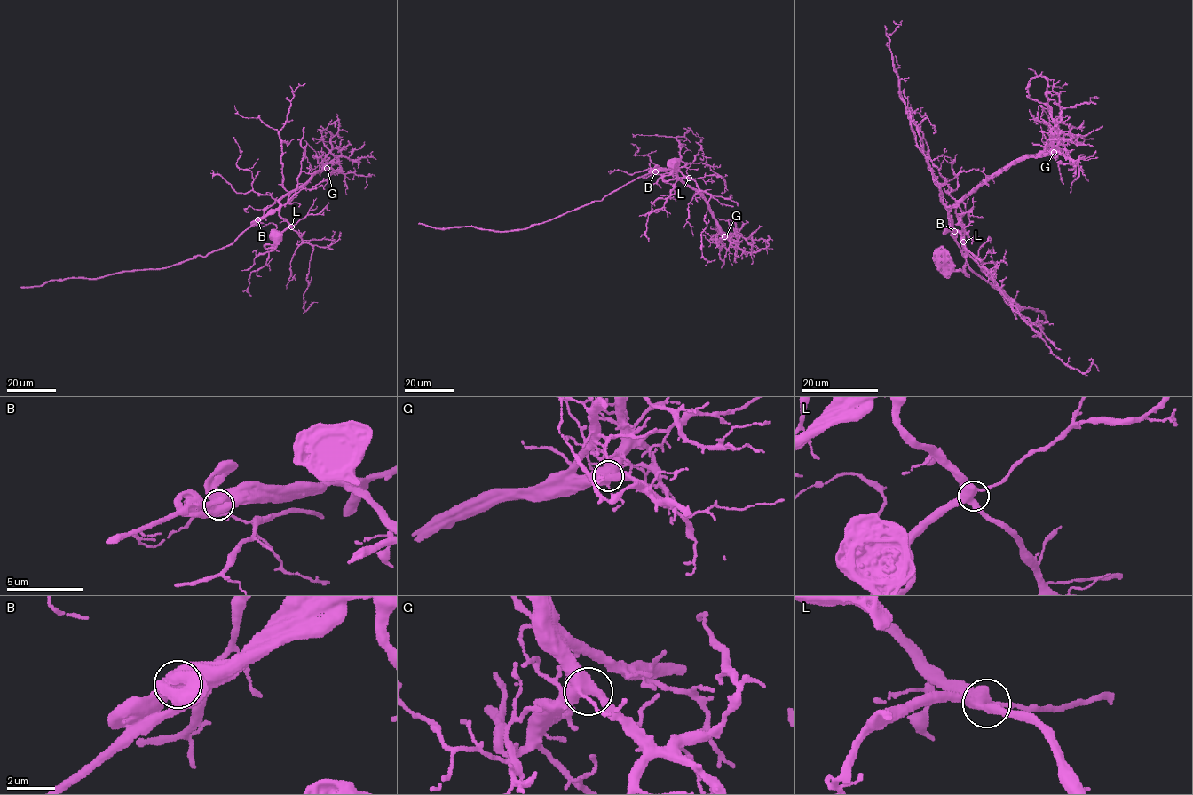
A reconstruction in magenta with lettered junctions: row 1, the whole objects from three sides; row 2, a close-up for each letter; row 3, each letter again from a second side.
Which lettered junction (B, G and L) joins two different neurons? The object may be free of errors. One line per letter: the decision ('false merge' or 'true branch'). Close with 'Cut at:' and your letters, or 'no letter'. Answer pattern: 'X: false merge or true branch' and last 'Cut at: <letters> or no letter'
B: true branch
G: true branch
L: true branch
Cut at: no letter

